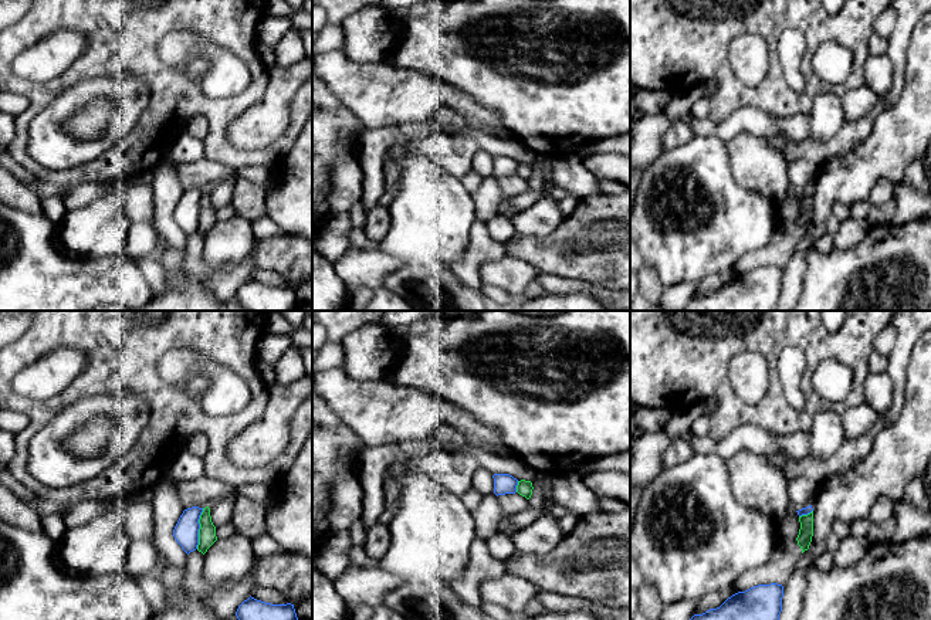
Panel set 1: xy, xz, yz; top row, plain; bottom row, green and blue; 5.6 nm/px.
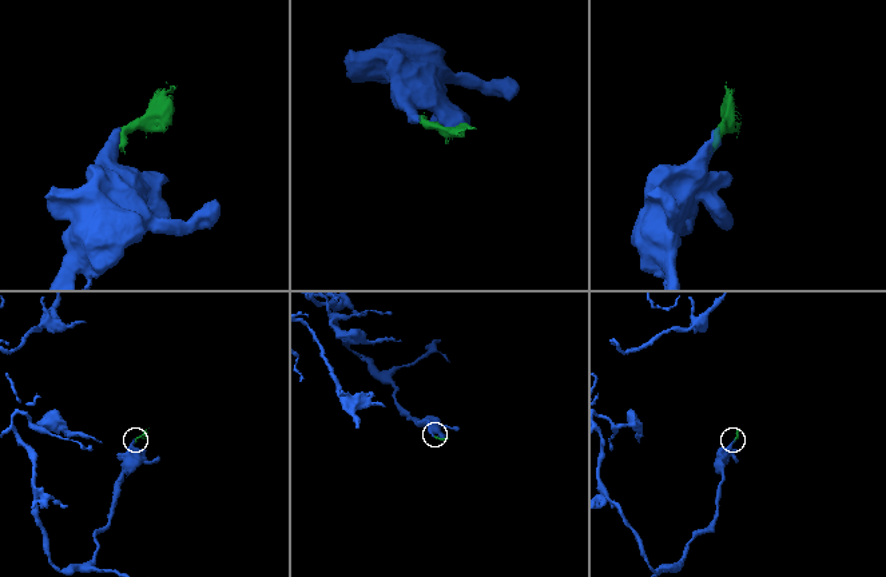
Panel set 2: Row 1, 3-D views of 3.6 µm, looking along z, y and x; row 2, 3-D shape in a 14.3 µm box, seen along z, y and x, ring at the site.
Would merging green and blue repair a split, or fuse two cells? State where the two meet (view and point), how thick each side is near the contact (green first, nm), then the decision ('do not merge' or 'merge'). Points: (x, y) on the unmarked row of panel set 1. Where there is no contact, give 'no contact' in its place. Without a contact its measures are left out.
xy (200, 210) | 100/140 nm | do not merge

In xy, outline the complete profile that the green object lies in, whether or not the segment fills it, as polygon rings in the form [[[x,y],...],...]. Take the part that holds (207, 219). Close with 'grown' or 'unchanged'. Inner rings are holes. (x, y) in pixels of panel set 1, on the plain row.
[[[209,189],[203,190],[199,206],[200,206],[200,211],[199,211],[197,233],[204,237],[207,231],[217,223],[216,209],[211,204]]]; unchanged

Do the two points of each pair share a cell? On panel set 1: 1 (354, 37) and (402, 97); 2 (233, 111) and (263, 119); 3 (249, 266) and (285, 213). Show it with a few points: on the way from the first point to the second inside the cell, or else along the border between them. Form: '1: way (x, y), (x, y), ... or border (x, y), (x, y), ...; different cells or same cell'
1: border (342, 48), (354, 61), (386, 61); different cells
2: border (264, 91), (229, 126), (229, 142), (233, 146); different cells
3: border (285, 233), (297, 236); different cells

